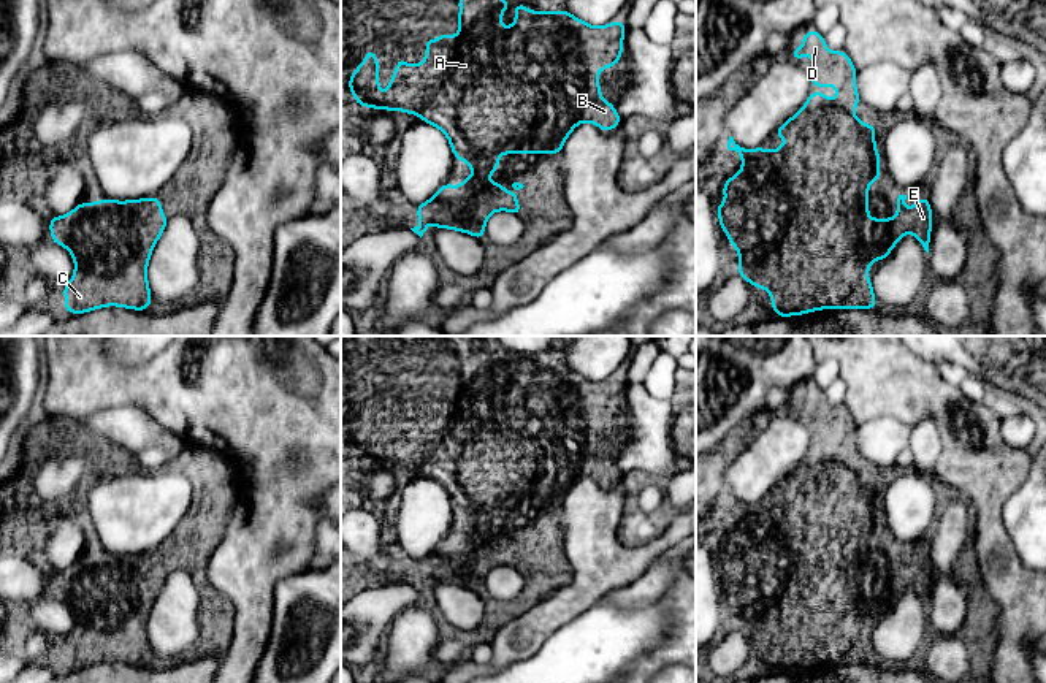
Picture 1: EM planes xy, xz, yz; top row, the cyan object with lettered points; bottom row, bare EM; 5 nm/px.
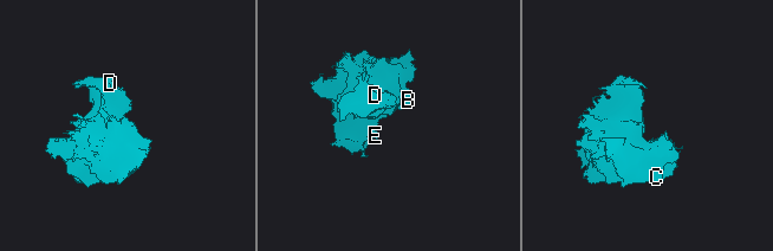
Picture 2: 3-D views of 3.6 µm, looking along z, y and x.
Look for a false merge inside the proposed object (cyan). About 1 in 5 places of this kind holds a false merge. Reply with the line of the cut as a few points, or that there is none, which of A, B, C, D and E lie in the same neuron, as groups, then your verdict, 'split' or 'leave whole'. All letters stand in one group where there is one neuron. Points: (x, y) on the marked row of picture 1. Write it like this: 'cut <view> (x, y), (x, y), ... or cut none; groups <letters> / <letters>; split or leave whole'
cut none; groups A B C D E; leave whole

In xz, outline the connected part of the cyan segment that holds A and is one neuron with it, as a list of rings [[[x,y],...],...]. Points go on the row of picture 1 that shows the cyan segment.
[[[458,0],[458,36],[439,35],[434,41],[425,40],[426,57],[420,65],[406,65],[399,55],[395,74],[388,81],[388,92],[379,92],[379,60],[372,49],[366,51],[361,65],[352,73],[349,89],[360,106],[384,111],[404,111],[422,117],[426,124],[437,127],[450,143],[456,160],[466,162],[472,176],[458,187],[449,181],[433,195],[431,200],[417,206],[417,219],[422,227],[410,228],[420,238],[428,230],[428,223],[436,228],[449,228],[469,233],[477,239],[485,235],[485,222],[496,211],[509,211],[521,216],[518,197],[507,193],[507,187],[488,182],[487,176],[494,174],[501,154],[553,154],[558,155],[566,138],[582,122],[593,122],[602,132],[620,127],[621,117],[613,103],[601,98],[602,87],[596,82],[601,70],[615,67],[623,52],[623,36],[626,29],[623,21],[613,21],[602,27],[593,27],[572,16],[566,10],[547,13],[544,10],[529,11],[523,3],[515,5],[515,24],[502,27],[502,11],[509,8],[509,0]]]

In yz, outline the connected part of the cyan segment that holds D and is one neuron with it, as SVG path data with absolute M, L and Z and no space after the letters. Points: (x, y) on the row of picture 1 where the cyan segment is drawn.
M810 29L805 33L802 44L796 48L789 57L796 60L804 60L805 59L805 54L802 52L804 49L808 52L815 65L815 71L810 76L810 84L811 86L835 86L837 97L834 101L830 101L829 97L824 93L819 93L819 92L810 93L807 98L807 103L773 133L773 136L777 138L788 138L788 139L799 138L804 143L802 149L799 149L791 141L781 144L777 151L765 151L762 146L758 149L743 149L734 141L732 136L729 136L727 149L732 152L742 154L742 171L726 179L724 182L723 195L726 197L726 201L716 206L716 212L720 217L720 228L727 235L729 244L739 249L739 276L743 277L751 285L758 288L765 288L770 293L773 314L780 317L789 317L789 315L815 312L819 309L873 309L876 307L876 300L873 295L872 282L867 277L870 263L873 260L878 260L878 261L884 260L905 233L914 235L916 239L924 247L924 250L929 254L929 246L930 246L929 233L932 230L932 222L933 222L929 197L921 197L919 203L911 204L911 211L908 212L905 208L907 195L899 195L897 214L892 219L870 219L868 217L868 184L873 181L880 181L881 173L880 173L880 154L875 146L876 127L861 122L853 113L853 109L861 103L861 98L856 90L857 70L854 68L851 59L846 55L845 51L835 51L830 54L829 48L826 46L823 40L823 33L818 33L813 29Z

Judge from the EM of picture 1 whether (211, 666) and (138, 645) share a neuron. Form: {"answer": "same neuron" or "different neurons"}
{"answer": "different neurons"}

